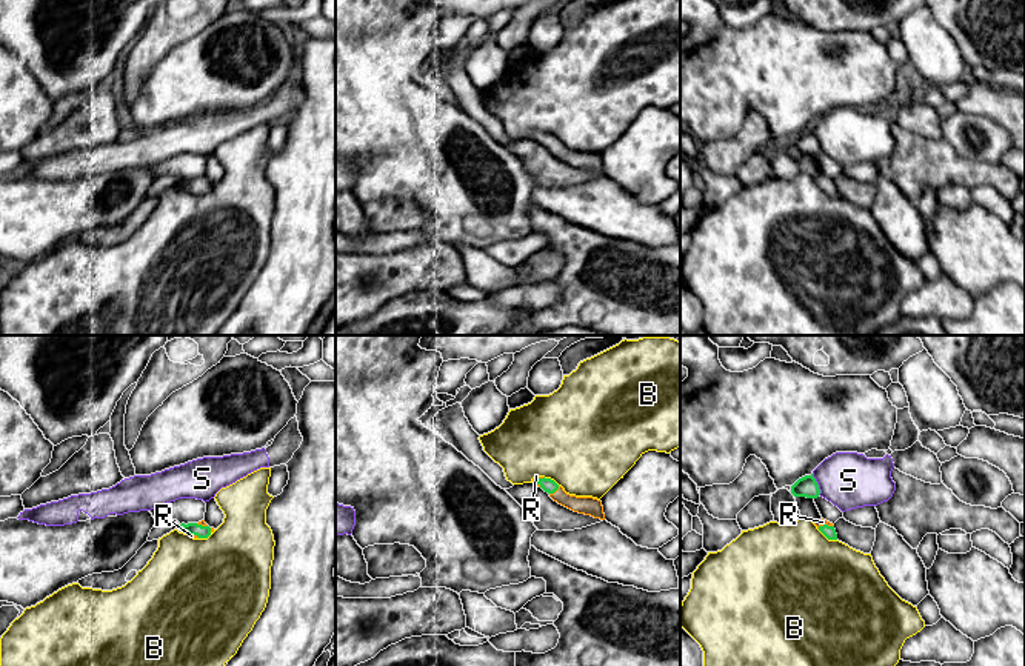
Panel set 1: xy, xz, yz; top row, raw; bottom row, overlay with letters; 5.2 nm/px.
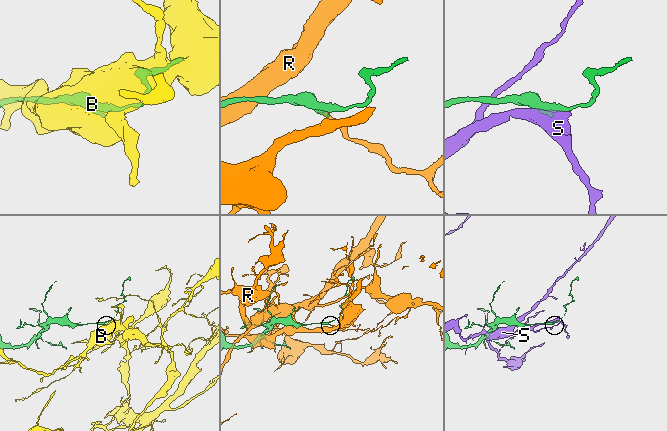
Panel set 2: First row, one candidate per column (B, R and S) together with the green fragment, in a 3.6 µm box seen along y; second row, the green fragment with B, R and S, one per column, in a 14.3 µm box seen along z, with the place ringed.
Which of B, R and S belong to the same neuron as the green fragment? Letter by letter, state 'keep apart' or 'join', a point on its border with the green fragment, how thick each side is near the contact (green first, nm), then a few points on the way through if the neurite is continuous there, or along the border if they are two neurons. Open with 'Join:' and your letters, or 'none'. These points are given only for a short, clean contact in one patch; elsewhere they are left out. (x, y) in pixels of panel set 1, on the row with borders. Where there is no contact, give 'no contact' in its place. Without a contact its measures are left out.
Join: none
B: keep apart; meets green in yz at (827, 537); 60 nm thick on the green side, 500 nm on the other
R: keep apart; meets green in xz at (554, 491); 70 nm thick on the green side, 100 nm on the other
S: keep apart; meets green in yz at (817, 485); 110 nm thick on the green side, 300 nm on the other

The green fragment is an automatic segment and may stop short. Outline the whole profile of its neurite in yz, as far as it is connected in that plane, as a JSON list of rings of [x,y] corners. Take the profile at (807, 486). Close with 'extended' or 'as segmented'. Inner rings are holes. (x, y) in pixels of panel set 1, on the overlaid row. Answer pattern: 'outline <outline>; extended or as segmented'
outline [[[811,474],[811,475],[805,475],[805,477],[799,478],[791,486],[791,494],[794,497],[817,498],[820,494],[820,489],[819,489],[816,478]]]; as segmented

